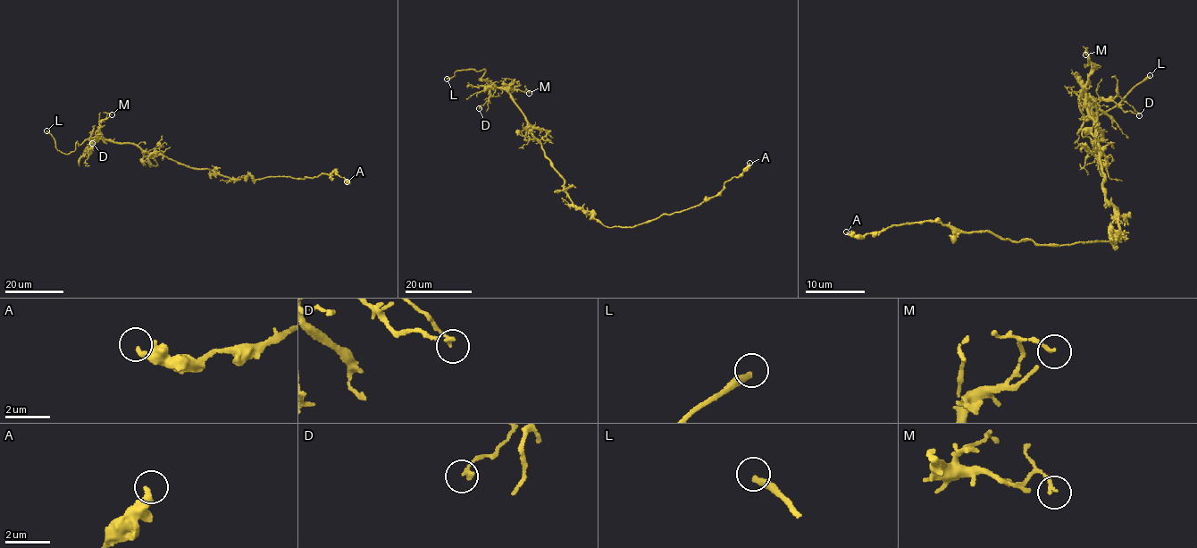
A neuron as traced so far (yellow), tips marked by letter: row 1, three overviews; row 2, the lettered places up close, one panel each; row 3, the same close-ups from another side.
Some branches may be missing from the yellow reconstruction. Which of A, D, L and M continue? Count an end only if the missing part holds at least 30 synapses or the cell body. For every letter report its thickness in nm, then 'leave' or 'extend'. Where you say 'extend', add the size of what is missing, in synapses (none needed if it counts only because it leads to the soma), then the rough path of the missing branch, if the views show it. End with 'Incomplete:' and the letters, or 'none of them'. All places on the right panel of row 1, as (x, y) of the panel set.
A: calibre 260 nm; leave
D: calibre 190 nm; leave
L: calibre 280 nm; extend; course (1150, 75), (1167, 68), (1174, 62), (1174, 55), (1186, 46)
M: calibre 170 nm; leave
Incomplete: L

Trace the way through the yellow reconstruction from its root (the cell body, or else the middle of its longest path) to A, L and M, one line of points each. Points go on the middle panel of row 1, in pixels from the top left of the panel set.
A: (565, 192), (574, 206), (592, 212), (605, 225), (634, 227), (699, 205), (726, 181), (739, 177), (749, 163)
L: (565, 192), (564, 181), (545, 157), (508, 93), (481, 79), (484, 70), (456, 71), (447, 79)
M: (565, 192), (564, 181), (545, 157), (540, 143), (530, 132), (524, 116), (506, 88), (529, 93)

